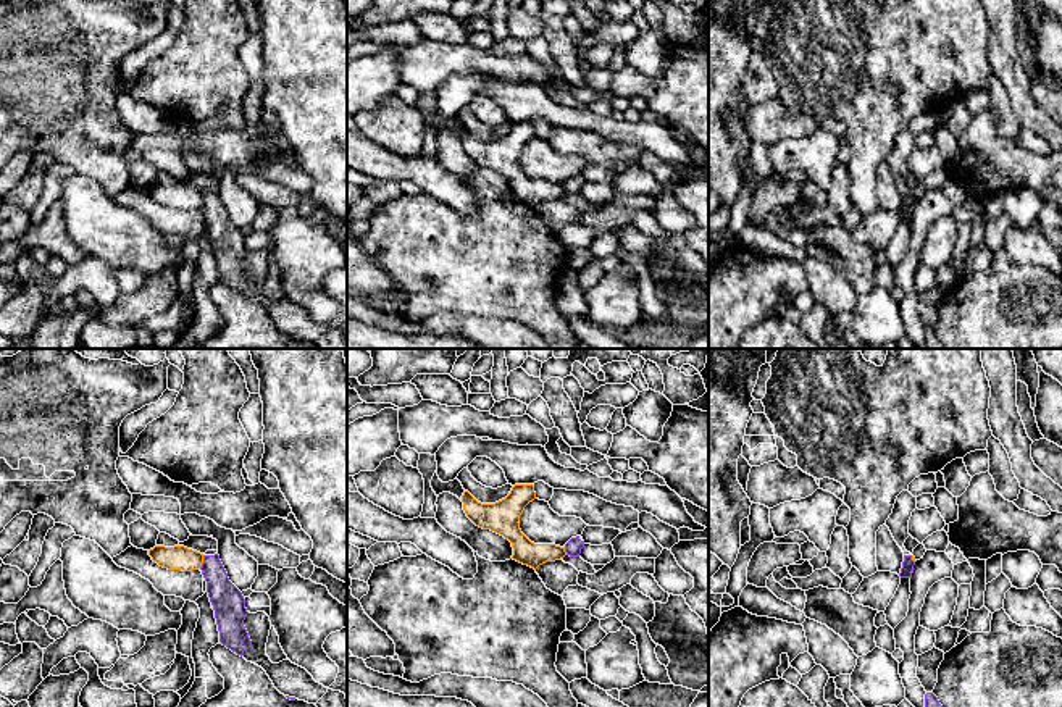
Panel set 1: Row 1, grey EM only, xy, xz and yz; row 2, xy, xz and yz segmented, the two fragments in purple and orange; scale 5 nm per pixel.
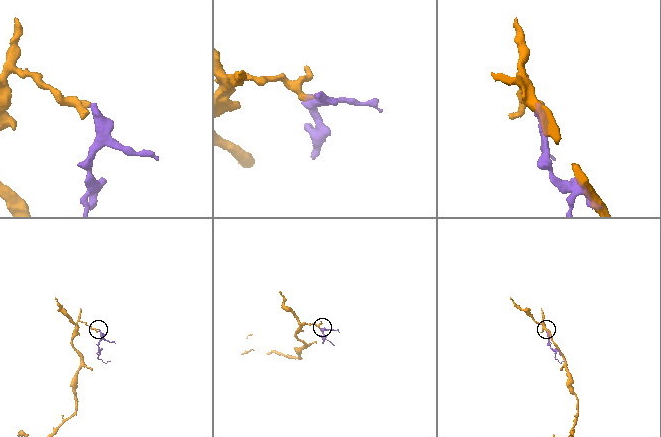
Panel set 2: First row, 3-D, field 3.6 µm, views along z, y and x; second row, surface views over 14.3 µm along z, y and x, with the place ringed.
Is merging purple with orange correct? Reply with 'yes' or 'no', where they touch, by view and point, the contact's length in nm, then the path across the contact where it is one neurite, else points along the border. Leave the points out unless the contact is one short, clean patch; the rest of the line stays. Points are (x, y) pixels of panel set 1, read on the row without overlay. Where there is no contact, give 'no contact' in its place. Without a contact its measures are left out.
no; meets purple in xy at (204, 200); contact 70 nm long; border along xy (204, 194), (204, 200), (199, 205)

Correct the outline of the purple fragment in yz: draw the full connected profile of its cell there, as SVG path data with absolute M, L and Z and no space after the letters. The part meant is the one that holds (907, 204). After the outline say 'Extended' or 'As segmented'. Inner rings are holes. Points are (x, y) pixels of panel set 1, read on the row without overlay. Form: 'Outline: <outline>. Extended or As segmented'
Outline: M902 129L894 142L893 152L886 158L886 165L889 166L894 179L904 190L904 200L899 215L912 216L914 203L912 192L905 189L904 181L910 174L909 173L909 158L912 150L917 147L917 136L914 136L909 129Z. Extended

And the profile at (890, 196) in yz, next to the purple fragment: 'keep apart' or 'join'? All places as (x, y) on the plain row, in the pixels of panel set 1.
keep apart

